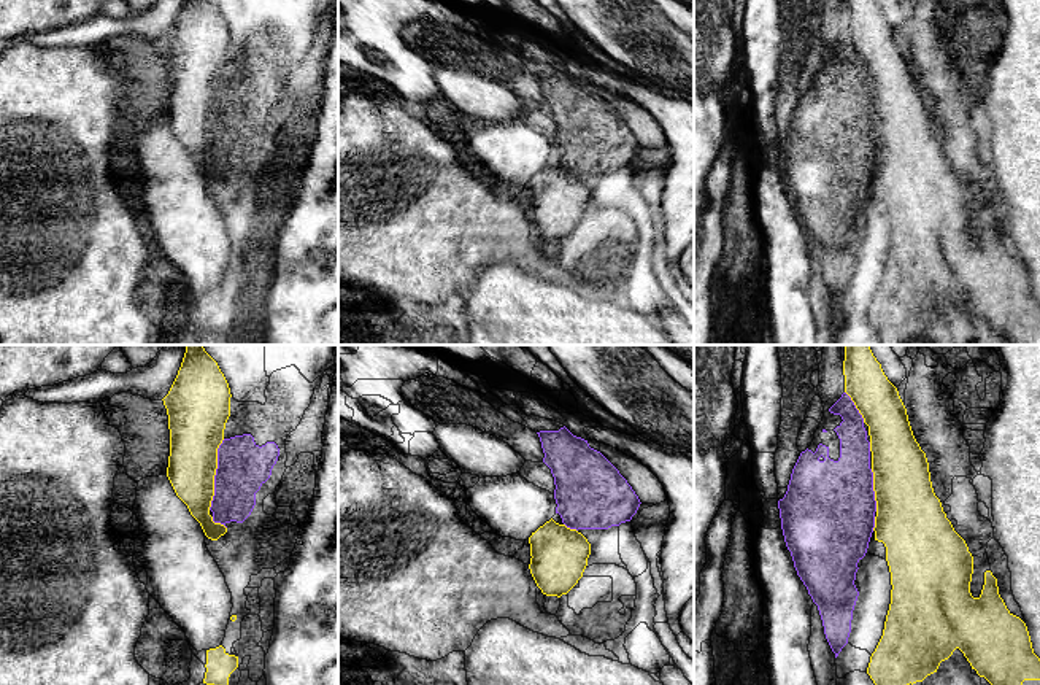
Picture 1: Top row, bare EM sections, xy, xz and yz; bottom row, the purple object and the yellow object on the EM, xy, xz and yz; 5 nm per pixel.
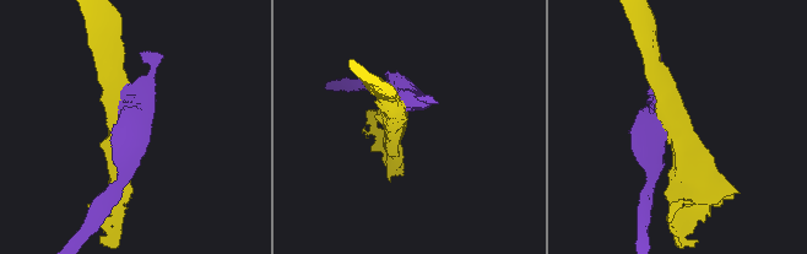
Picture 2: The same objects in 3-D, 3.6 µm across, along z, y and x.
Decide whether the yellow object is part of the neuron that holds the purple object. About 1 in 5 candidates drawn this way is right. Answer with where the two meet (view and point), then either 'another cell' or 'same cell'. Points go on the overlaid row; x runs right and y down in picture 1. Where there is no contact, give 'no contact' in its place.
meets purple in xy at (216, 474); another cell

